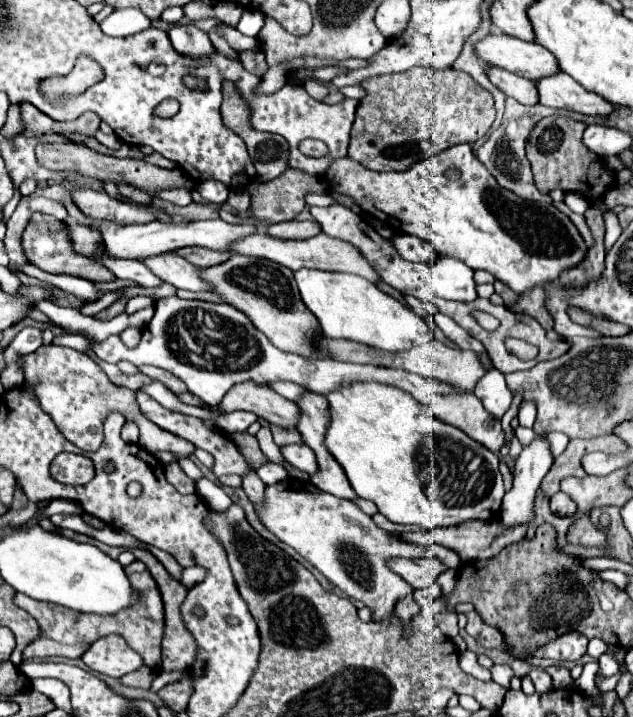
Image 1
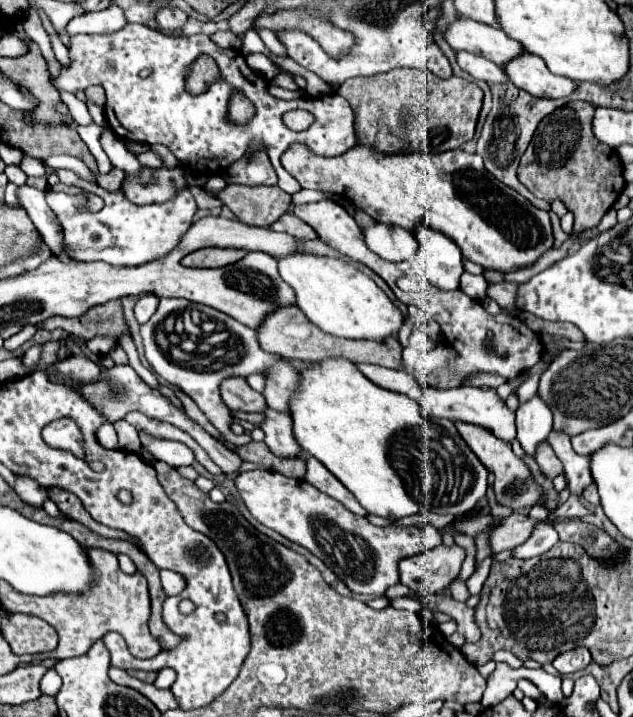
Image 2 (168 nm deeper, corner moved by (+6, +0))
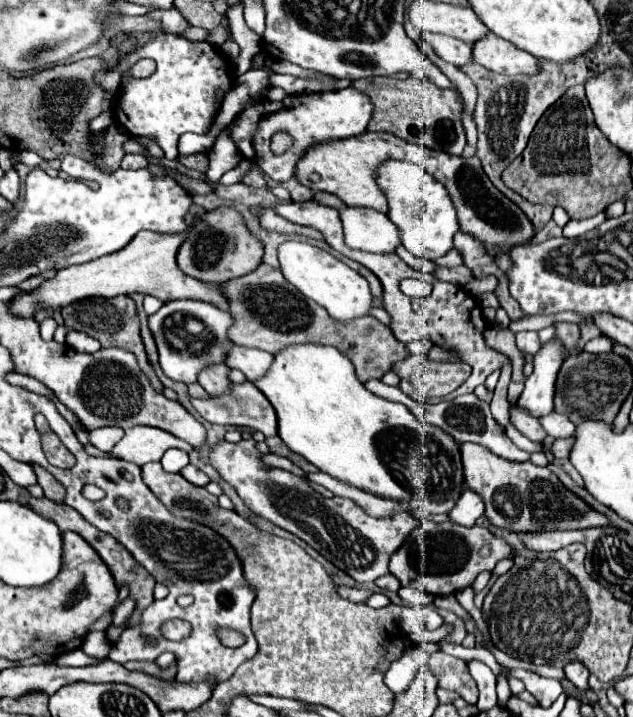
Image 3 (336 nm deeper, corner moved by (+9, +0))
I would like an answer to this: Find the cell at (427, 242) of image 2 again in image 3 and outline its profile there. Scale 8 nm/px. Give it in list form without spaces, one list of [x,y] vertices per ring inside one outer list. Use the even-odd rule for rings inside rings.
[[[387,159],[377,165],[377,185],[387,197],[387,217],[399,229],[401,245],[417,257],[437,259],[453,249],[453,235],[459,231],[457,213],[445,185],[431,173],[409,161]]]

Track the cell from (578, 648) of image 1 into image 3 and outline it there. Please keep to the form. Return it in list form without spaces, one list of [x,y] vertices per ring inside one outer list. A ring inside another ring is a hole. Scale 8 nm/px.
[[[569,663],[569,665],[565,667],[565,675],[567,675],[567,679],[569,679],[579,691],[589,691],[589,689],[591,689],[589,683],[587,683],[589,671],[583,669],[581,663]]]

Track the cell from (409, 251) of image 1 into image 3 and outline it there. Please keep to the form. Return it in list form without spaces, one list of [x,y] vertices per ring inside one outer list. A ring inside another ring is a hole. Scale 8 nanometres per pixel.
[[[343,207],[339,217],[345,231],[345,243],[351,249],[371,253],[393,253],[399,241],[397,227],[385,213],[367,207]]]

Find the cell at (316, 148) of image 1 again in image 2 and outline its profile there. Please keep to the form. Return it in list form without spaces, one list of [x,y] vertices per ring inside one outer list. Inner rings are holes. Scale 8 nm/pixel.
[[[295,143],[283,153],[281,163],[286,171],[290,171],[300,181],[302,187],[342,195],[344,199],[352,201],[358,209],[374,217],[378,223],[396,225],[412,233],[420,223],[432,225],[432,229],[446,233],[462,249],[462,255],[468,261],[478,263],[484,269],[500,271],[506,275],[516,269],[532,267],[546,251],[554,249],[554,233],[548,211],[534,207],[520,193],[500,183],[484,169],[480,155],[468,155],[464,149],[444,151],[442,155],[380,155],[364,145],[356,145],[354,149],[338,157],[318,157],[305,145]]]

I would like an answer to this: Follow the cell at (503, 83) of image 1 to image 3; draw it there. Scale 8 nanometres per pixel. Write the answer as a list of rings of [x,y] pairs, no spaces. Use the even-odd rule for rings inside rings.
[[[421,33],[421,37],[447,63],[463,67],[471,61],[471,45],[467,45],[465,41],[459,41],[441,33]]]

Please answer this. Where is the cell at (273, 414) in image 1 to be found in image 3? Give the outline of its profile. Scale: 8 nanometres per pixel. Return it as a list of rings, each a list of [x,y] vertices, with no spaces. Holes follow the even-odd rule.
[[[223,363],[223,365],[209,365],[207,369],[203,369],[197,377],[197,383],[209,393],[209,395],[217,395],[217,393],[225,393],[227,391],[227,385],[231,383],[227,379],[227,373],[229,373],[229,367]]]

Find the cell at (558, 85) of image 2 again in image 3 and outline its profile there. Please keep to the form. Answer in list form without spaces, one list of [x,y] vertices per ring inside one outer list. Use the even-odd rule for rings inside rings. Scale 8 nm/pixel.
[[[487,33],[483,39],[475,41],[473,61],[483,65],[485,69],[501,75],[519,75],[519,73],[537,73],[539,63],[535,57],[513,43],[495,37],[495,33]]]

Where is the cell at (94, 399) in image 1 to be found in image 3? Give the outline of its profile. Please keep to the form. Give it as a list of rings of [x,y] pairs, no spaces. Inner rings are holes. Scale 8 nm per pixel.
[[[193,465],[183,467],[183,469],[181,469],[181,475],[183,475],[189,483],[193,483],[193,485],[197,485],[197,487],[205,487],[205,485],[209,483],[209,477],[207,477],[201,469],[197,469],[197,467],[193,467]]]

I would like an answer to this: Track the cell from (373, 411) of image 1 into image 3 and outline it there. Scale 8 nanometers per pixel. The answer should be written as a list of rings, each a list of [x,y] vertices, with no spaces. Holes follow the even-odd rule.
[[[289,345],[275,353],[267,373],[259,381],[253,381],[253,385],[265,393],[273,405],[277,413],[279,437],[285,441],[285,445],[323,473],[387,499],[409,501],[419,489],[425,489],[433,501],[457,501],[461,497],[463,465],[455,439],[435,425],[419,423],[405,405],[385,401],[367,391],[355,377],[353,363],[335,347]]]

